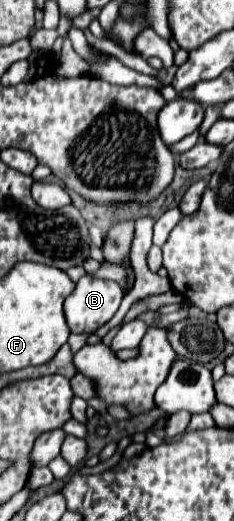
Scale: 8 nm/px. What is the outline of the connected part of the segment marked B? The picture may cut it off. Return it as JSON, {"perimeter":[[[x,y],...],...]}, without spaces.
{"perimeter":[[[82,276],[64,302],[66,322],[74,334],[92,334],[120,308],[122,290],[116,282]]]}

